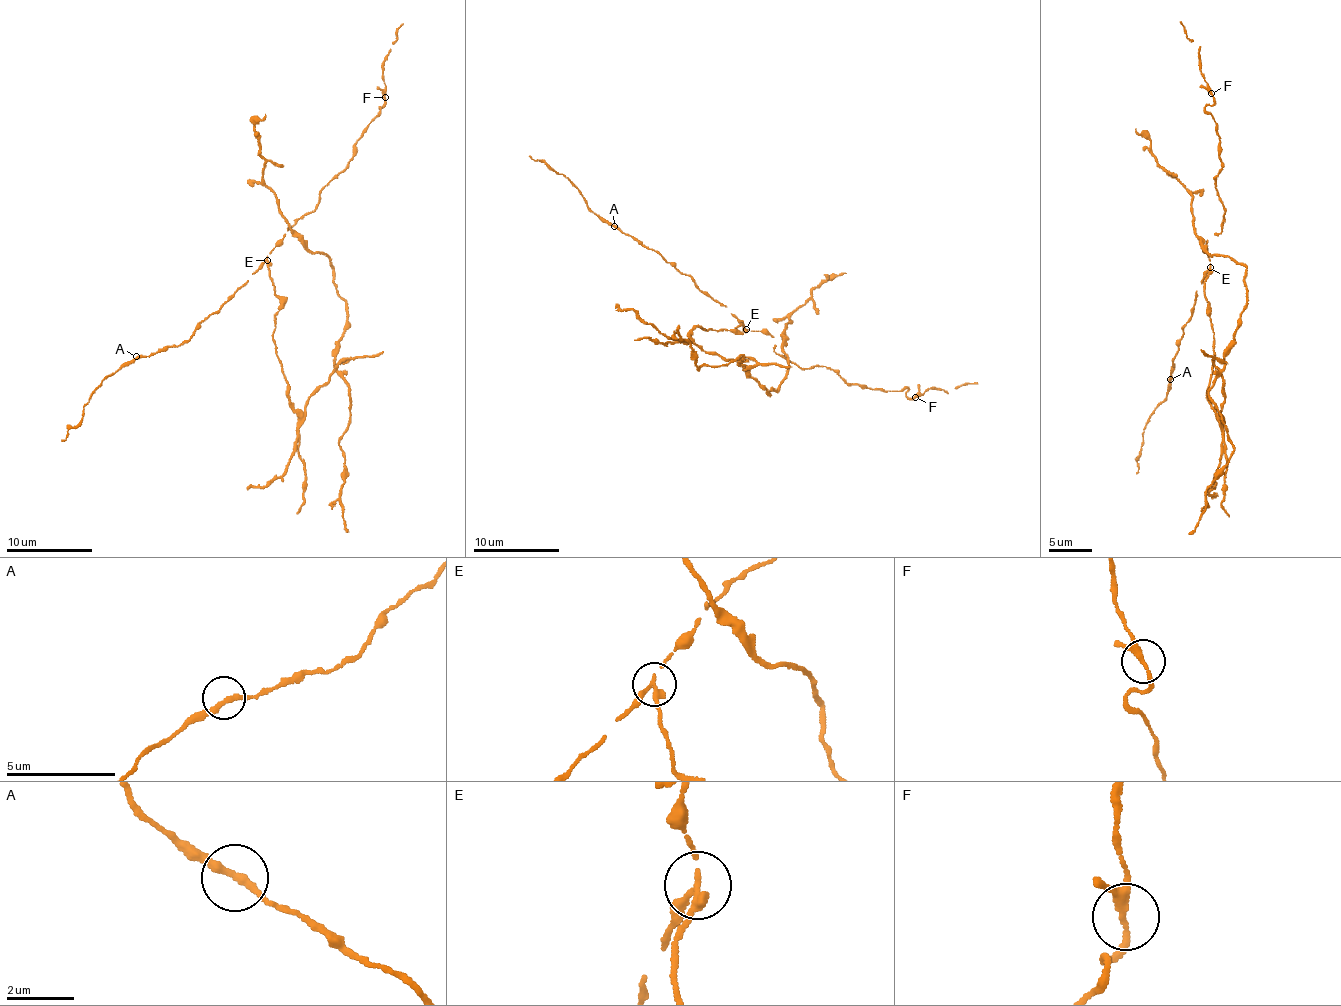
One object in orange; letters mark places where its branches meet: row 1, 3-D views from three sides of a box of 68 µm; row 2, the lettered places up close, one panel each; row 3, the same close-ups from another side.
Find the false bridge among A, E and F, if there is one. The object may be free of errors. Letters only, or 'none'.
E

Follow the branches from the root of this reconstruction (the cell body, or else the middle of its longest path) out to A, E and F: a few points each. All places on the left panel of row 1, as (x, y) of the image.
A: (284, 375), (272, 341), (279, 295), (264, 261), (190, 337), (177, 346), (136, 356)
E: (284, 375), (272, 341), (274, 317), (280, 304), (267, 259)
F: (284, 375), (272, 341), (280, 304), (267, 255), (346, 168), (353, 144), (377, 116), (385, 97)

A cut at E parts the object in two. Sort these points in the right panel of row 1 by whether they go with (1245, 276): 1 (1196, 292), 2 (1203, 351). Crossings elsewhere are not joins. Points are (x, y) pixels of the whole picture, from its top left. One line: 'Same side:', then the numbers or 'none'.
Same side: 2

